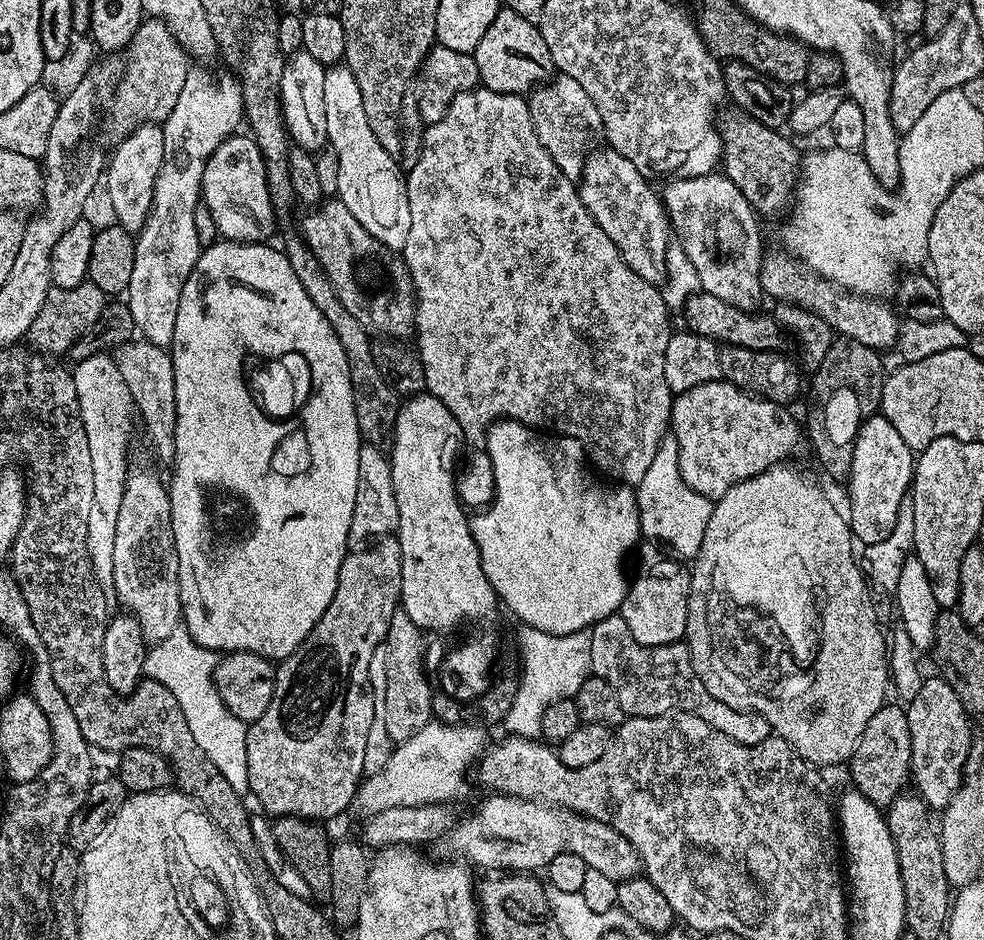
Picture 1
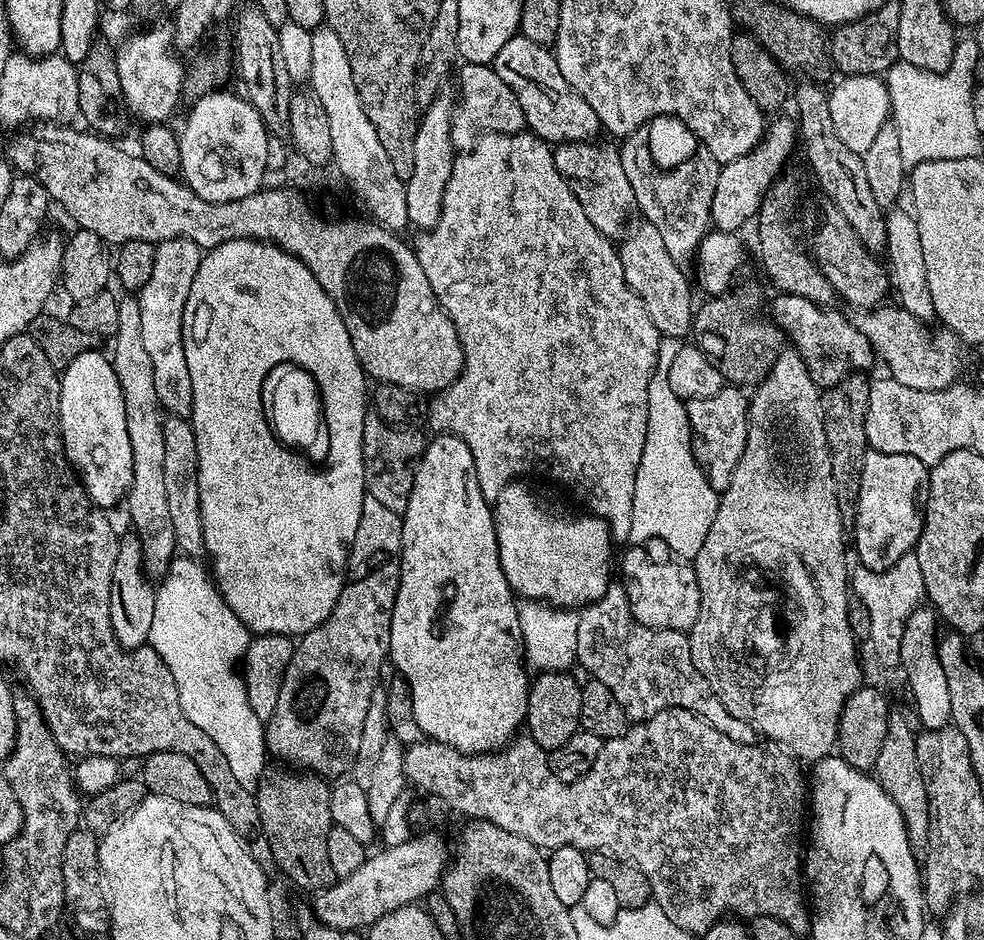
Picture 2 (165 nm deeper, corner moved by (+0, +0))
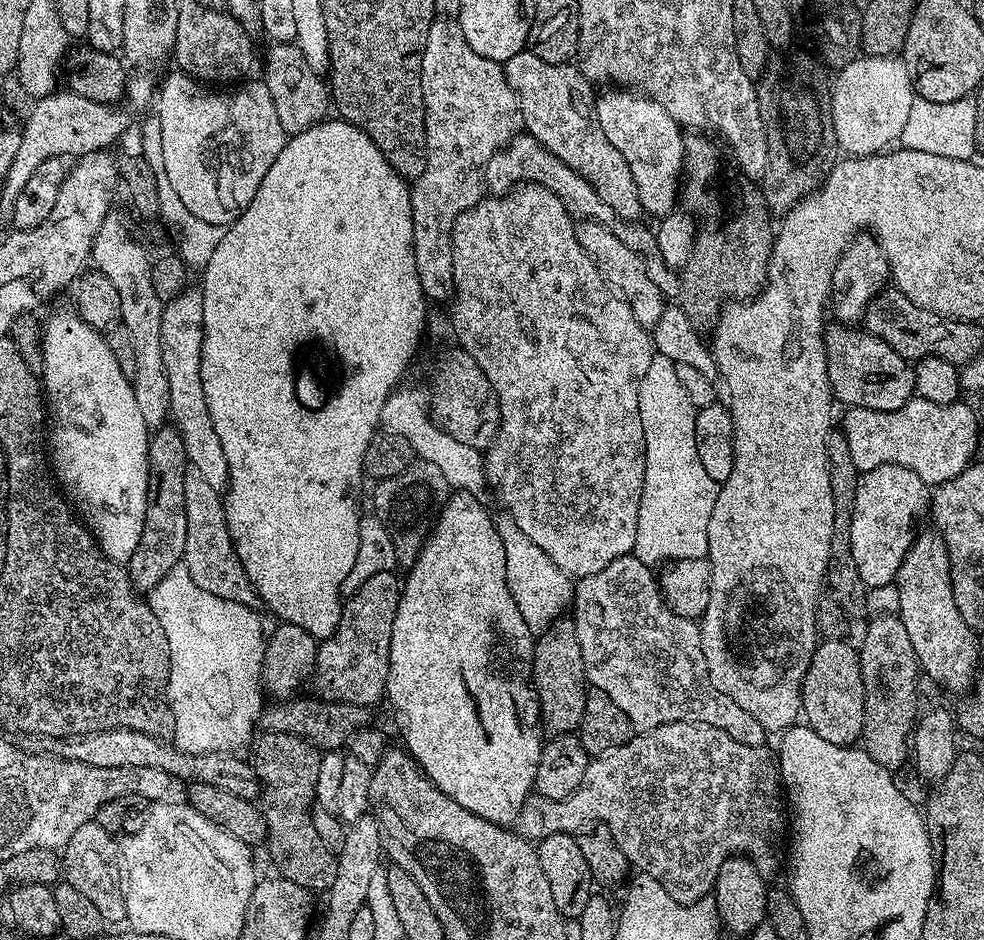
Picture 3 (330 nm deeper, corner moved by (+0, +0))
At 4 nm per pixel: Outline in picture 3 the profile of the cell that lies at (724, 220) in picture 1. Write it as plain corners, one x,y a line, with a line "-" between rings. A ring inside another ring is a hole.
635,90
601,91
596,97
598,126
606,138
626,158
630,174
634,174
634,186
638,186
641,209
655,218
663,218
677,207
682,192
684,170
685,135
681,125
666,110

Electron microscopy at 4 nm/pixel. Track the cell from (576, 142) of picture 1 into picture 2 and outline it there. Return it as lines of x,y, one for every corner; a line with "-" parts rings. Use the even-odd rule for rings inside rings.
560,142
555,145
552,157
554,166
568,180
578,206
582,206
586,218
594,222
603,236
620,238
629,227
628,215
636,208
634,190
630,190
630,181
626,179
626,170
622,170
619,151
608,144
596,142

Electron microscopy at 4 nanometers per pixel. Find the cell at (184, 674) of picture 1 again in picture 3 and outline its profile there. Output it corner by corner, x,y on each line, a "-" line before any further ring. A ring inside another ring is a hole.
182,566
170,570
154,586
150,603
158,622
162,622
162,630
166,630
166,642
170,642
168,702
174,714
176,748
186,754
236,754
241,751
239,748
247,749
253,743
260,714
266,707
266,693
260,683
260,663
266,643
266,628
260,625
261,613
194,586
194,578

